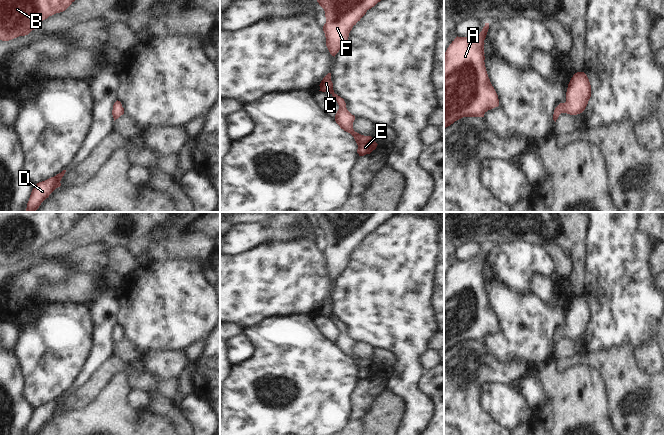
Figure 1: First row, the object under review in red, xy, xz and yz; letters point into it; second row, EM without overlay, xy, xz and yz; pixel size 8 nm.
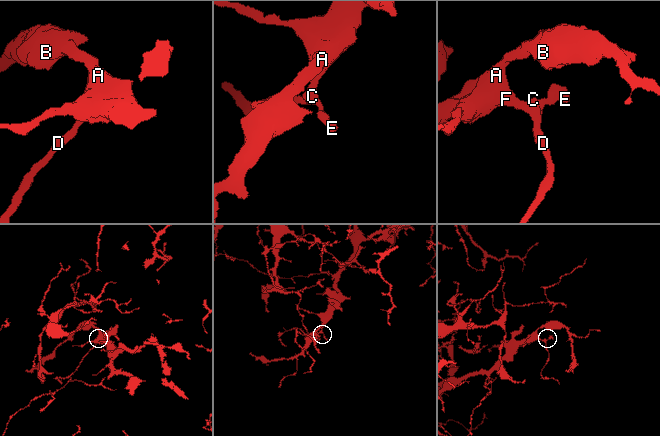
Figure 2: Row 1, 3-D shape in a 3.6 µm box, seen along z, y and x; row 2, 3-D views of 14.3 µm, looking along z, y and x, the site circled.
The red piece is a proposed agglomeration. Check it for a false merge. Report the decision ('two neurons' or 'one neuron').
one neuron

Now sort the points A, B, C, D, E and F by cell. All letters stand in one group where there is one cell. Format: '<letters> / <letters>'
A B C D E F

